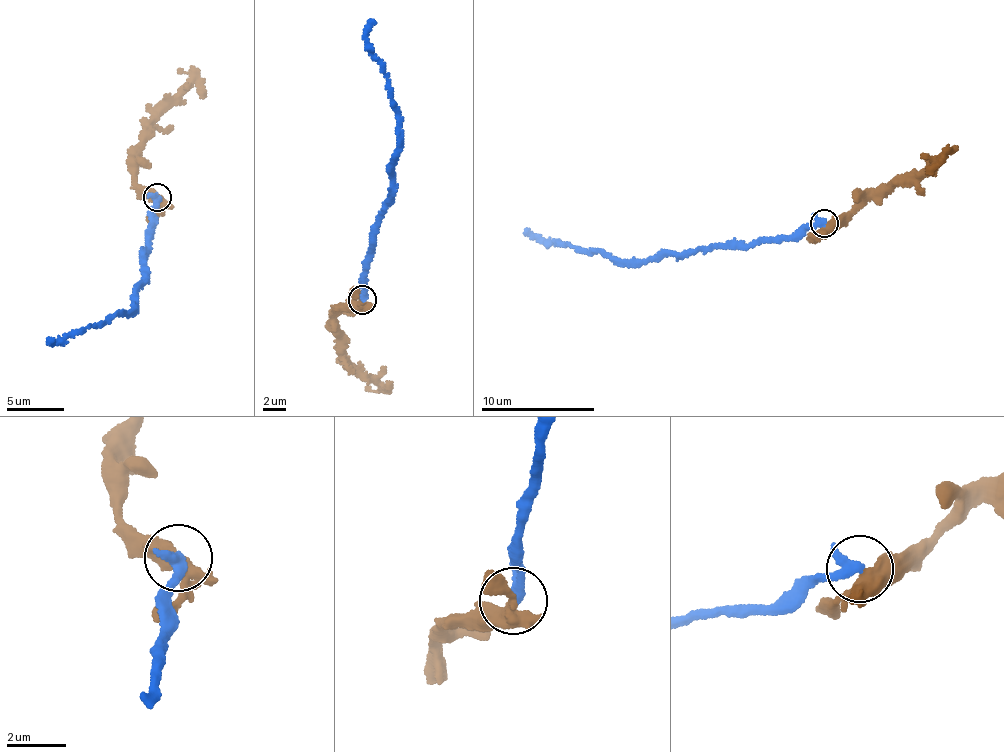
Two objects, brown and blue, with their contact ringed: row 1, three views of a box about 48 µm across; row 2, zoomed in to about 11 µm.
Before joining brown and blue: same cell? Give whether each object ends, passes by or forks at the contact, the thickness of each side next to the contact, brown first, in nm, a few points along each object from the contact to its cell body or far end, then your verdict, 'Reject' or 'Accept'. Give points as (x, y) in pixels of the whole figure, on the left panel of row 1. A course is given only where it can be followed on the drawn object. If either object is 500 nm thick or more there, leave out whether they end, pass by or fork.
At the ring brown forks. At the ring blue passes by. Thickness 380 nm (brown) against 280 nm. Course of brown: (157, 196), (139, 189), (133, 165), (147, 137), (153, 133), (159, 108), (187, 82), (189, 73), (178, 69). Course of blue: (157, 196), (140, 258), (143, 282), (134, 289), (134, 310), (51, 344), (50, 339). Reject

